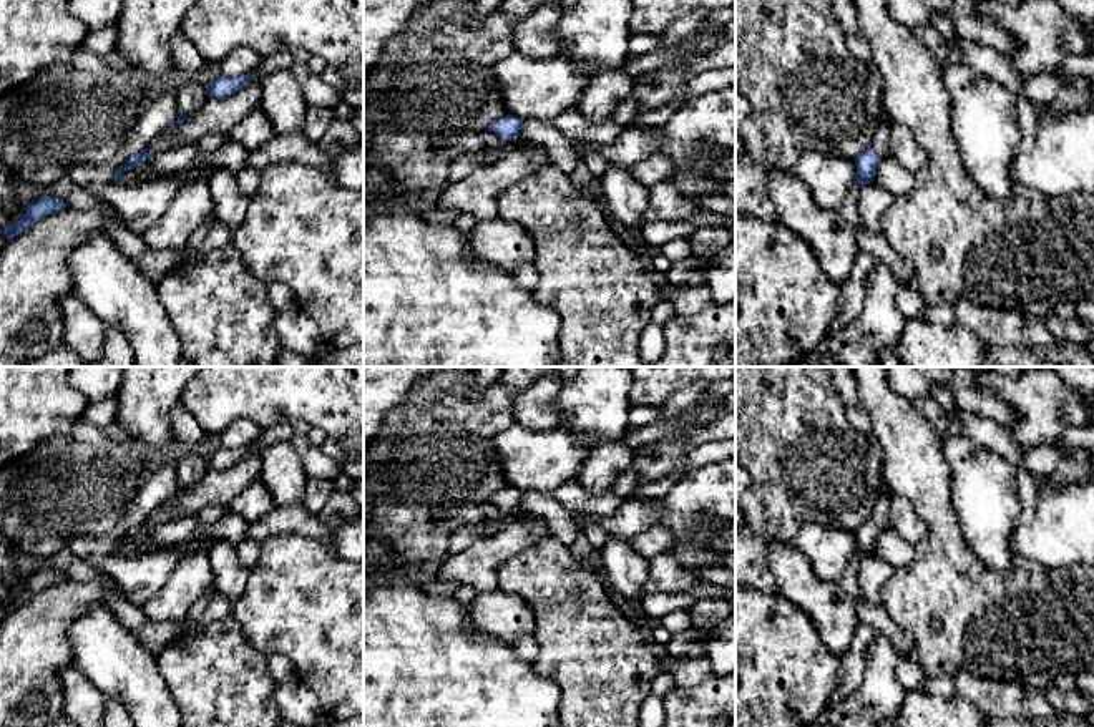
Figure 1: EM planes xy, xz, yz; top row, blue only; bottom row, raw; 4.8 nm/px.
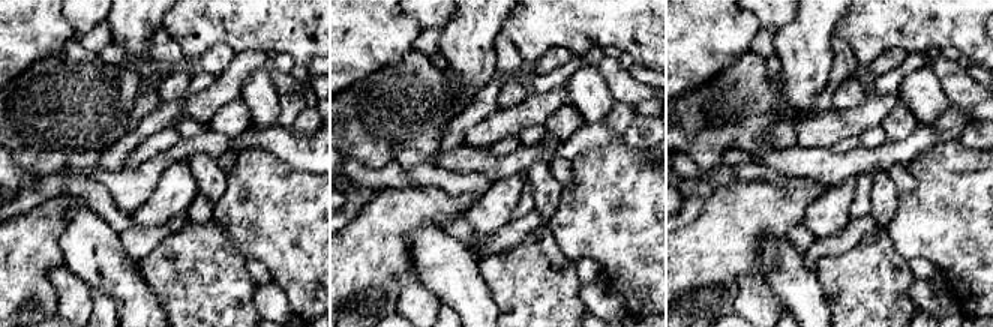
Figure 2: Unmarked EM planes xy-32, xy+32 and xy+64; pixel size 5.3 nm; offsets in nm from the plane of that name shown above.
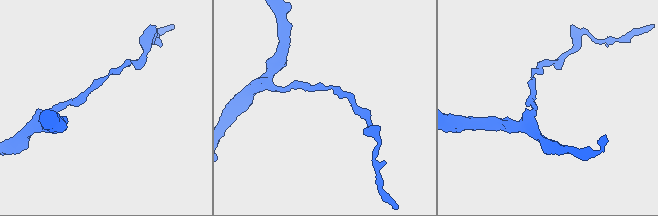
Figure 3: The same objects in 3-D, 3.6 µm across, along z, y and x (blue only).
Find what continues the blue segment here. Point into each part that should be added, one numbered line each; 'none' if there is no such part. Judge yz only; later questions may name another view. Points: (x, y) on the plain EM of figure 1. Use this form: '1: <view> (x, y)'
none

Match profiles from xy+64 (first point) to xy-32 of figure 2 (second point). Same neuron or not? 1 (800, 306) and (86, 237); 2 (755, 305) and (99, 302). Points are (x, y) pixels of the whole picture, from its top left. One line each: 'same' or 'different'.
1: same
2: different

